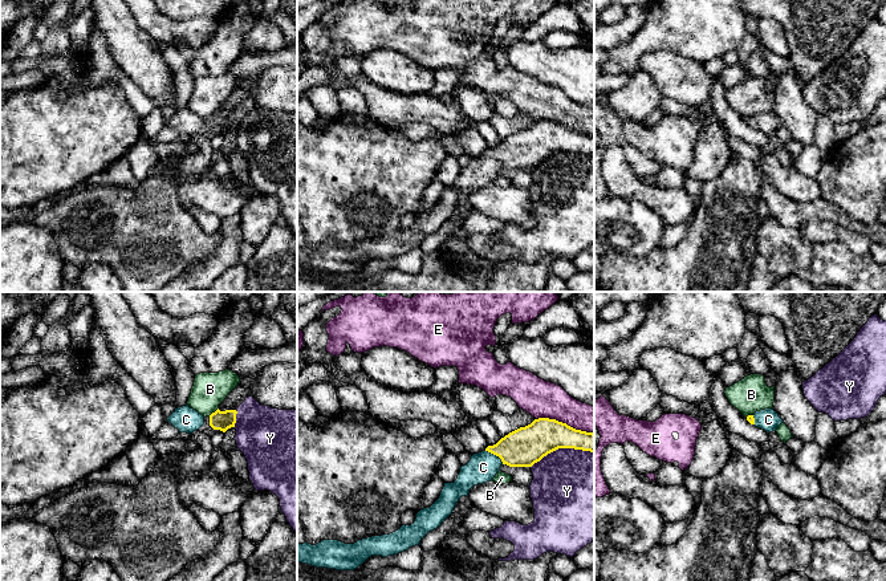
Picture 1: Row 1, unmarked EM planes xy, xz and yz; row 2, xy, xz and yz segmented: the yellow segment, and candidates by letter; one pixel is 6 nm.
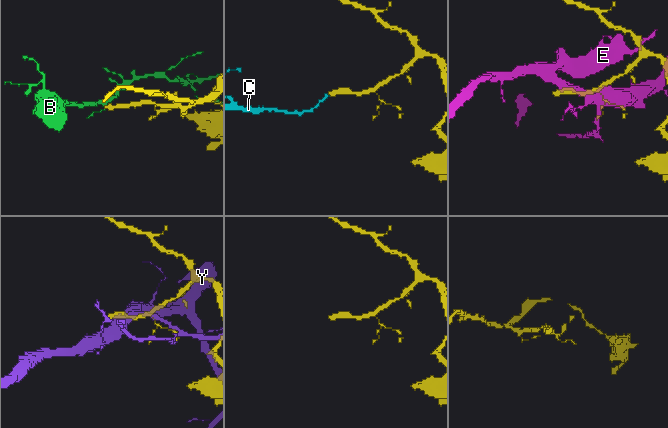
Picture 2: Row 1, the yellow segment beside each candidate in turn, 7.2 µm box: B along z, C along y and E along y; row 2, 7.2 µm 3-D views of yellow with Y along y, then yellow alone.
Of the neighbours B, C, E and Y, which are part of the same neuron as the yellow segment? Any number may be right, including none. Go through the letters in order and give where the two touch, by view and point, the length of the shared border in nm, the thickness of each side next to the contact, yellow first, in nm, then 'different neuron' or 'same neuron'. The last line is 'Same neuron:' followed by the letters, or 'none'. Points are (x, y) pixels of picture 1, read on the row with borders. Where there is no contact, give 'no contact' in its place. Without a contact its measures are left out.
B: contact xy (212, 413); length 80 nm; calibres 120 and 200 nm; different neuron
C: contact xz (495, 454); length 140 nm; calibres 240 and 180 nm; same neuron
E: contact xz (565, 423); length 360 nm; calibres 220 and 220 nm; different neuron
Y: contact xz (561, 447); length 400 nm; calibres 240 and 460 nm; different neuron
Same neuron: C

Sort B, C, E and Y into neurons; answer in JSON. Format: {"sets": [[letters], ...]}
{"sets": [["B"], ["C"], ["E"], ["Y"]]}

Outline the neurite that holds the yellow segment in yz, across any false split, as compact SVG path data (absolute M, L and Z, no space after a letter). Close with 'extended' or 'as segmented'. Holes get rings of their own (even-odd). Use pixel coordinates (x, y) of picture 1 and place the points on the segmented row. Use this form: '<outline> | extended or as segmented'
M773 409L756 411L753 415L748 415L747 420L767 432L776 431L784 422Z | extended

